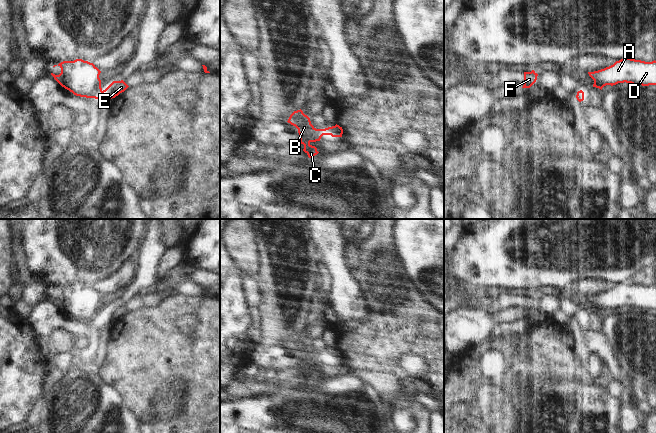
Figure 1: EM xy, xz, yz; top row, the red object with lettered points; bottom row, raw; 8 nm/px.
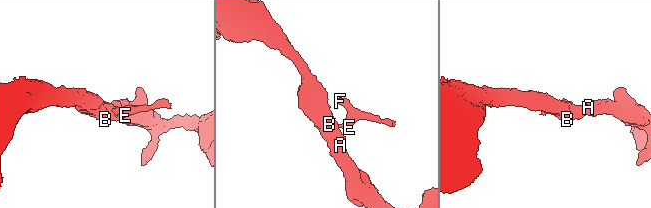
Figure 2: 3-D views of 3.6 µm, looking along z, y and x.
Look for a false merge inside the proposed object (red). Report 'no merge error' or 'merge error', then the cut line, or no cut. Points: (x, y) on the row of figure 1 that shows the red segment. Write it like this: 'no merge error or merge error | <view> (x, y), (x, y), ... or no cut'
merge error | xy (102, 91), (100, 98)

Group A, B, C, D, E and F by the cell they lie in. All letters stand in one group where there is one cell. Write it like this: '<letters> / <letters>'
A B C D / E F

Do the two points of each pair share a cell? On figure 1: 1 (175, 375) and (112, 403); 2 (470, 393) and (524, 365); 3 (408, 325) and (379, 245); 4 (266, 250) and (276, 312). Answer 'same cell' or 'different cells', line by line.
1: different cells
2: same cell
3: same cell
4: same cell

